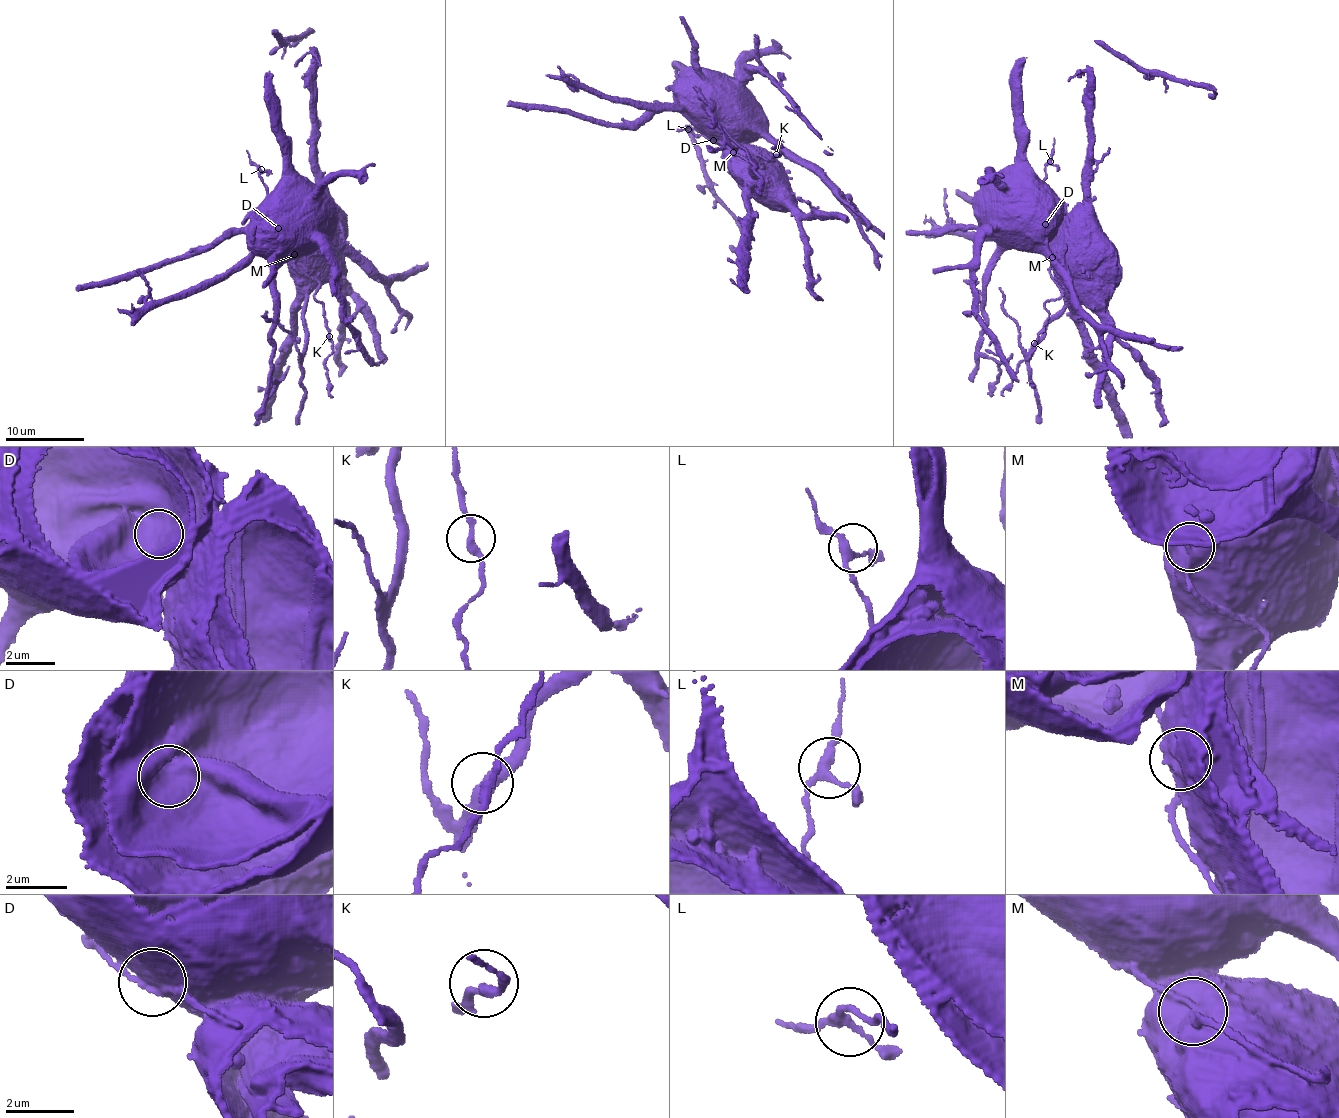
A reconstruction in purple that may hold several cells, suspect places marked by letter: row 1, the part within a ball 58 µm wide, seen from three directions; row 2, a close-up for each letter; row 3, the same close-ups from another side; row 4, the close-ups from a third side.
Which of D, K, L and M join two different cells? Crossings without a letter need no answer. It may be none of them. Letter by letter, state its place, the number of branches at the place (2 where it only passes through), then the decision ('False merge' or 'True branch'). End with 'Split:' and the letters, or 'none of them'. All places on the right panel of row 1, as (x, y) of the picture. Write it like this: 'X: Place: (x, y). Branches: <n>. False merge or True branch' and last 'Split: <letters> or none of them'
D: Place: (1045, 224). Branches: 1. False merge
K: Place: (1034, 343). Branches: 2. True branch
L: Place: (1050, 161). Branches: 3. True branch
M: Place: (1052, 257). Branches: 1. False merge
Split: D, M

